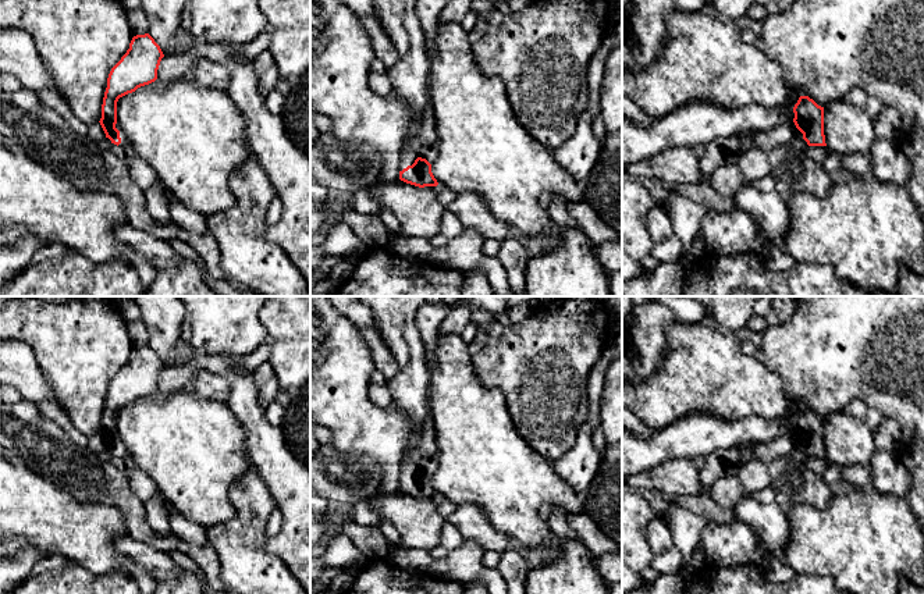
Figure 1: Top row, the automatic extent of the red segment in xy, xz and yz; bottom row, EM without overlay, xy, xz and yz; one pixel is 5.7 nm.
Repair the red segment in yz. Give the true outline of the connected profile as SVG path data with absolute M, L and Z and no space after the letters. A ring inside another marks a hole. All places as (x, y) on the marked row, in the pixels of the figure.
M800 96L793 107L795 118L789 125L776 125L767 131L757 131L753 138L732 135L718 138L706 146L700 164L700 186L710 182L711 174L726 164L736 164L739 154L747 149L771 152L776 146L795 139L804 139L808 146L827 146L824 135L824 107L808 96Z

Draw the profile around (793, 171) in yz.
M788 145L768 152L768 163L775 179L775 192L785 202L802 192L824 198L834 184L831 174L821 164L813 161L804 150Z

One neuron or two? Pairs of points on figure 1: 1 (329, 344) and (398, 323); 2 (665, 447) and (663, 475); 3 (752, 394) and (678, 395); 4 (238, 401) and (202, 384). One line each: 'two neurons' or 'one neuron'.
1: two neurons
2: two neurons
3: one neuron
4: two neurons

